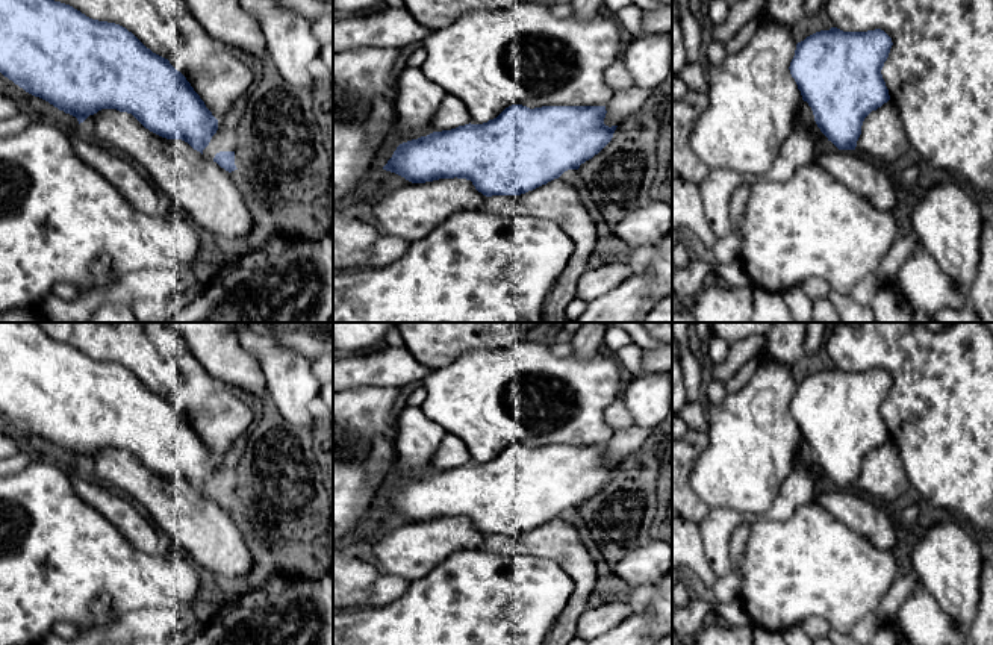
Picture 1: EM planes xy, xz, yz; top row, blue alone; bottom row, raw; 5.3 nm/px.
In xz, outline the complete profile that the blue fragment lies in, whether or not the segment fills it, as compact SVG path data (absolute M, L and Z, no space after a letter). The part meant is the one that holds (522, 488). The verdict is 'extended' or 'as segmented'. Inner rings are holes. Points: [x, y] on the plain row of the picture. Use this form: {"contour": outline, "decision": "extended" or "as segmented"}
{"contour": "M512 444L487 462L469 462L400 483L383 509L410 522L366 541L378 572L412 581L457 551L484 547L492 534L521 534L559 518L568 509L578 509L613 477L618 465L605 465L605 453L605 445L530 448Z", "decision": "extended"}

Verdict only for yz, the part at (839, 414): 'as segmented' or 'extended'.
extended

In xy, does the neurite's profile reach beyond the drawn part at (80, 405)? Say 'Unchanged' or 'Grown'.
Grown

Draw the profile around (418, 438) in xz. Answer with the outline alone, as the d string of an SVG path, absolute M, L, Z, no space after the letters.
M406 404L398 412L398 433L394 442L394 468L401 483L431 471L431 460L444 438L444 428L428 419L421 407Z

